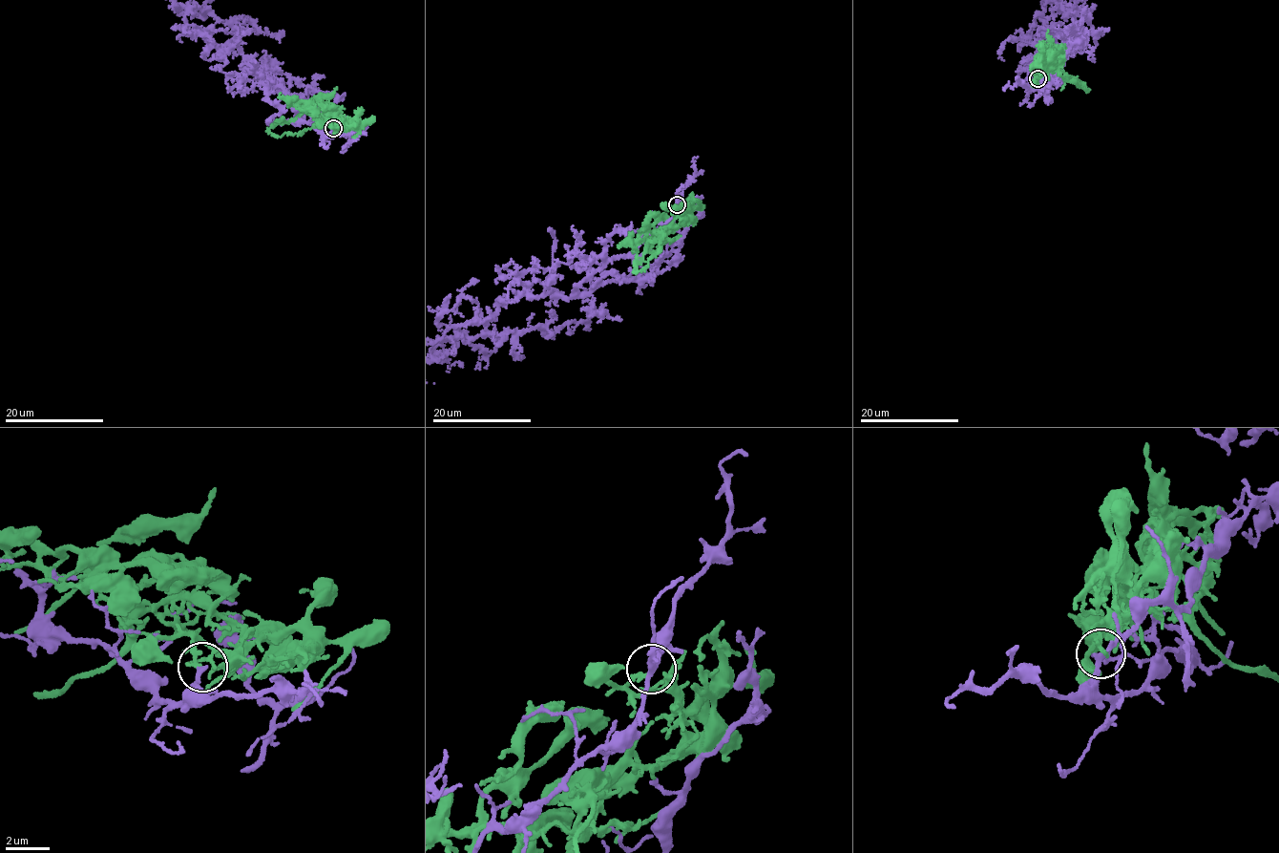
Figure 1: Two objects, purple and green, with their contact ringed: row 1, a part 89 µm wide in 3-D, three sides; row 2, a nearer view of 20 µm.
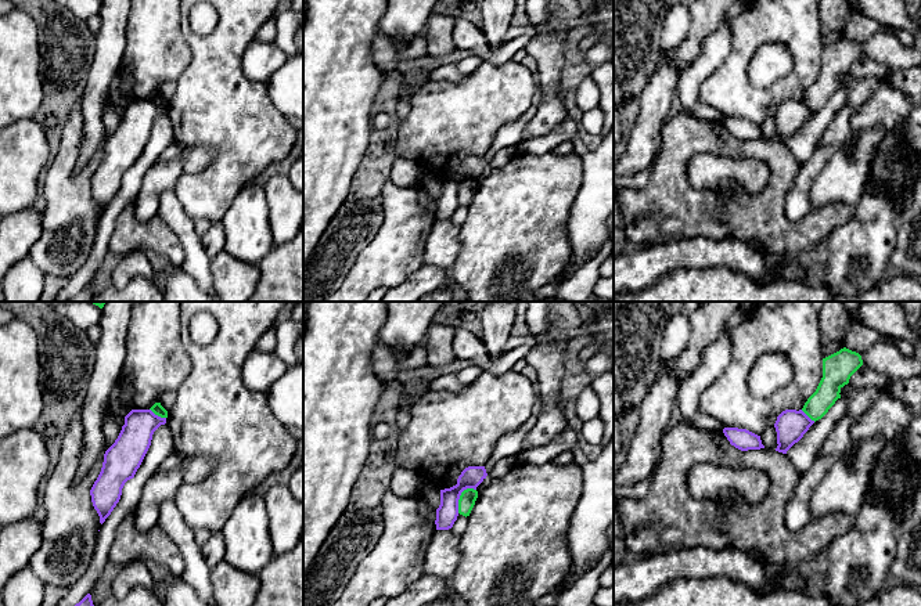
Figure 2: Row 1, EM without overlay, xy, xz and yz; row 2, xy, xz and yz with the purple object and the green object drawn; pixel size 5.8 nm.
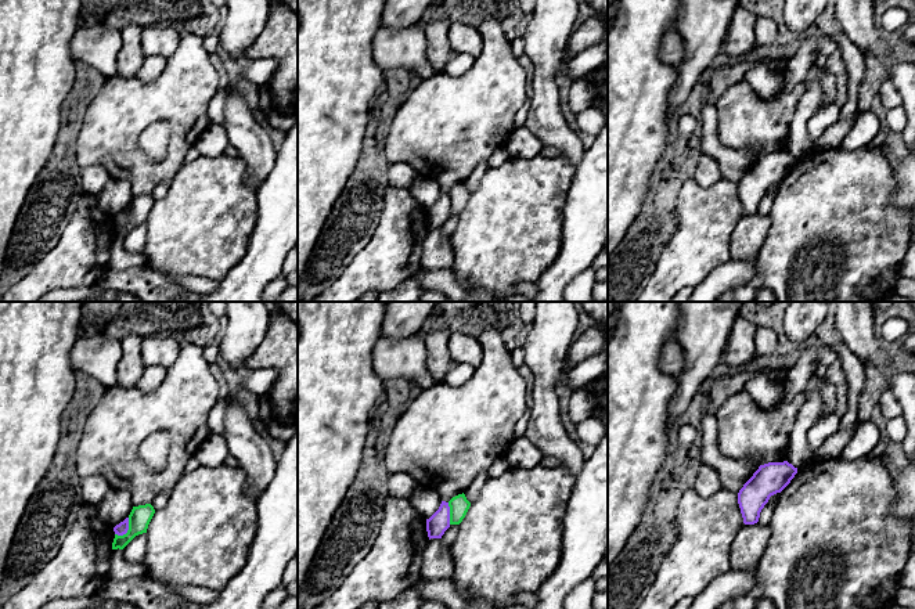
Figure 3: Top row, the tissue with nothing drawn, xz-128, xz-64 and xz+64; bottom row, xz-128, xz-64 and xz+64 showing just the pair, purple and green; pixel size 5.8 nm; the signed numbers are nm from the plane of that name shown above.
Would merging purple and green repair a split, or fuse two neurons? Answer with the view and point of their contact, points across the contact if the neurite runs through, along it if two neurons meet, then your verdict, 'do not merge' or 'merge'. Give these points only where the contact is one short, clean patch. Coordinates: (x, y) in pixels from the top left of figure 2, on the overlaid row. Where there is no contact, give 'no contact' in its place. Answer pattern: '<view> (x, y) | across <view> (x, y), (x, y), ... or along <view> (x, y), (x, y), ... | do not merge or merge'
xz (460, 494) | do not merge

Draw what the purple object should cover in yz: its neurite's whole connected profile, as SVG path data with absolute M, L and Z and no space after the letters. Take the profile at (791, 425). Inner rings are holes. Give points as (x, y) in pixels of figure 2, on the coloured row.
M802 410L783 411L774 423L777 432L776 451L787 454L787 451L798 443L809 428L814 423Z

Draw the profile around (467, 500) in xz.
M467 488L461 493L460 499L458 499L458 513L463 516L470 516L475 501L478 498L478 491L474 488Z

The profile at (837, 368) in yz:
M830 342L821 346L823 378L816 392L807 398L802 411L812 419L821 419L841 398L841 389L863 365L861 356L843 346L843 342Z

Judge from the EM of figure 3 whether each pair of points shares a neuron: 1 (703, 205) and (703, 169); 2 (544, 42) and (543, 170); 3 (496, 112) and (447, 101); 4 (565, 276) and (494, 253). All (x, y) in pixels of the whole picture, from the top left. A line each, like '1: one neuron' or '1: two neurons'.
1: two neurons
2: two neurons
3: one neuron
4: two neurons

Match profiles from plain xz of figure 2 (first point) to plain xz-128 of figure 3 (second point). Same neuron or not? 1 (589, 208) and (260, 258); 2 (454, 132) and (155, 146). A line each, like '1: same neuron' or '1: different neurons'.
1: same neuron
2: different neurons

